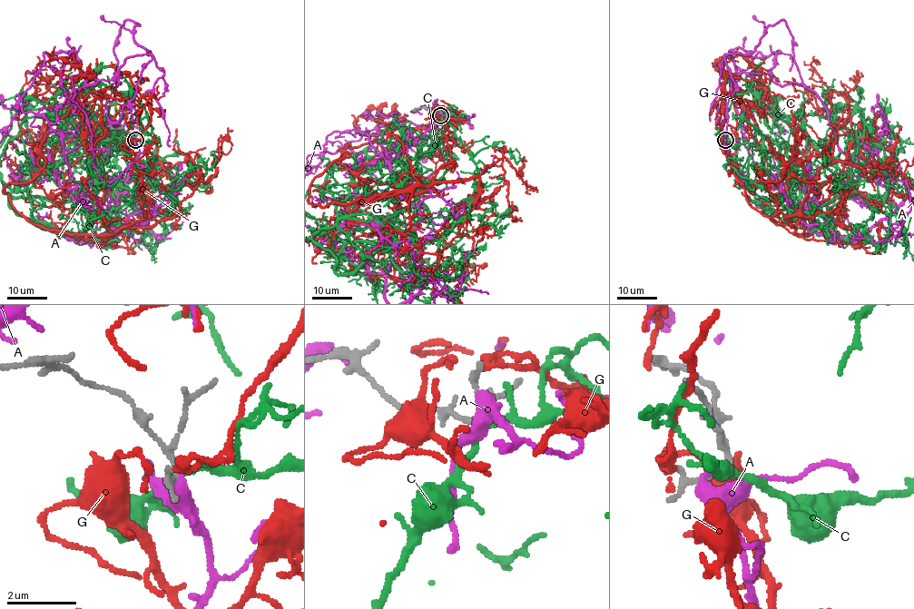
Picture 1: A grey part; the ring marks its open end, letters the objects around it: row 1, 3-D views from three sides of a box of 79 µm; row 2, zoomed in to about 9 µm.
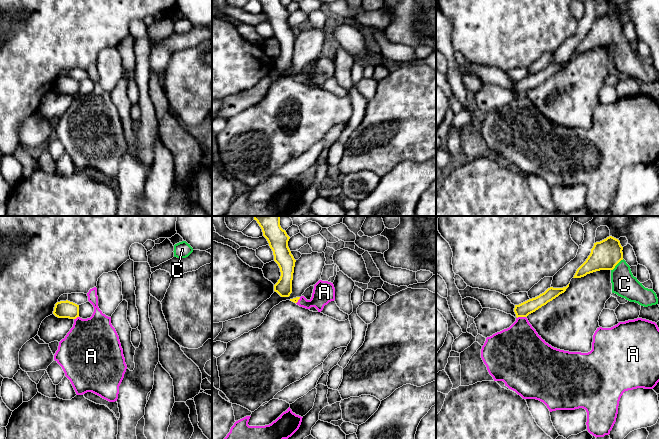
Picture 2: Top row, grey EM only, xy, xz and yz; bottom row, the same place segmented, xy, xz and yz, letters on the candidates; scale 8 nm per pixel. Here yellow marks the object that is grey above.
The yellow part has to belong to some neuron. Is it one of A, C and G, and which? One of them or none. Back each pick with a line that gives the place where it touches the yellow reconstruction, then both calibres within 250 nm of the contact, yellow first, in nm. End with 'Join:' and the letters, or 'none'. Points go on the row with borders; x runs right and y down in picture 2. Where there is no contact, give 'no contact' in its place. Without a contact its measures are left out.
C: meets yellow in yz at (617, 263); 240 nm thick on the yellow side, 200 nm on the other
Join: C

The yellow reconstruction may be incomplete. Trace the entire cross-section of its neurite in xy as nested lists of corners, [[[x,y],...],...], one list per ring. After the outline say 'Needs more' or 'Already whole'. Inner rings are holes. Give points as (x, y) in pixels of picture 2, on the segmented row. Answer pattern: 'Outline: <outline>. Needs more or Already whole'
Outline: [[[68,300],[57,302],[53,314],[58,318],[76,319],[79,317],[79,305]]]. Already whole

